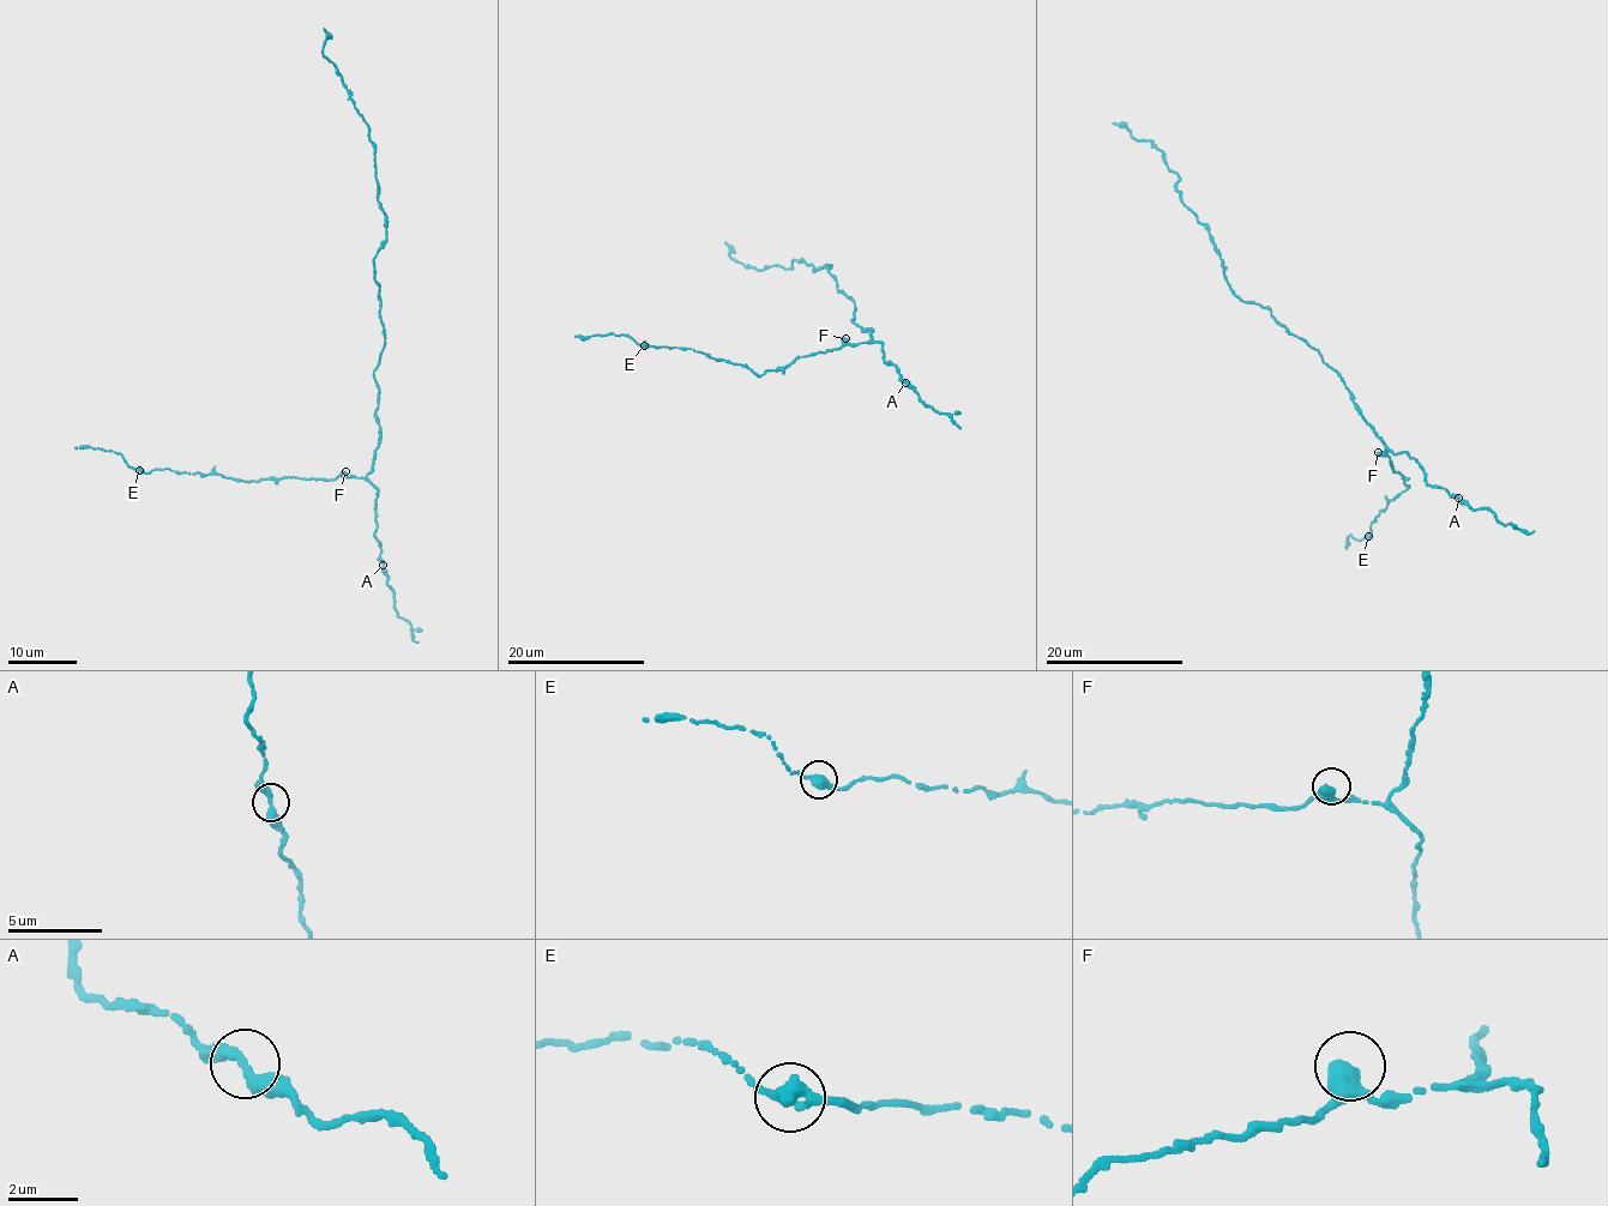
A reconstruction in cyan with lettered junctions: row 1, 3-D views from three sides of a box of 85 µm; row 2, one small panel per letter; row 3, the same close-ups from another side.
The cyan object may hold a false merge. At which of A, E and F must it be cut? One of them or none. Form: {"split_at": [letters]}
{"split_at": []}

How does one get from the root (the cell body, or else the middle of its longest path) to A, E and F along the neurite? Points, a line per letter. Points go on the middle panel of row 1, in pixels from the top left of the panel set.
A: (861, 326), (872, 329), (868, 342), (881, 343), (885, 362), (895, 365), (905, 383)
E: (861, 326), (872, 329), (872, 339), (799, 356), (762, 375), (690, 348), (644, 345)
F: (861, 326), (863, 330), (872, 329), (872, 339), (851, 345), (845, 338)

